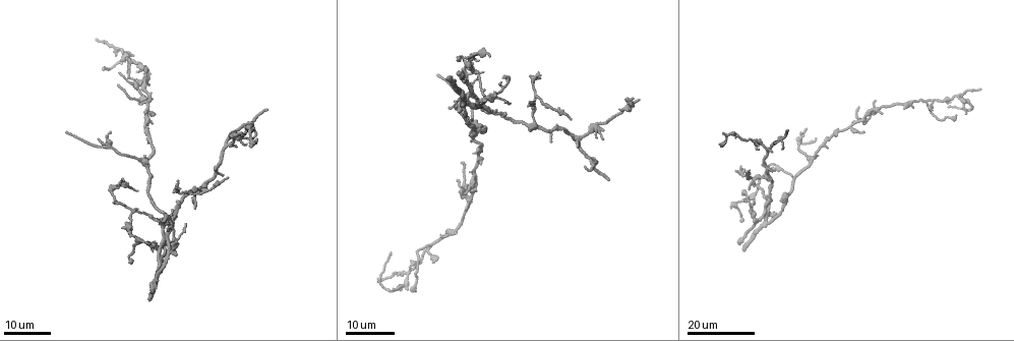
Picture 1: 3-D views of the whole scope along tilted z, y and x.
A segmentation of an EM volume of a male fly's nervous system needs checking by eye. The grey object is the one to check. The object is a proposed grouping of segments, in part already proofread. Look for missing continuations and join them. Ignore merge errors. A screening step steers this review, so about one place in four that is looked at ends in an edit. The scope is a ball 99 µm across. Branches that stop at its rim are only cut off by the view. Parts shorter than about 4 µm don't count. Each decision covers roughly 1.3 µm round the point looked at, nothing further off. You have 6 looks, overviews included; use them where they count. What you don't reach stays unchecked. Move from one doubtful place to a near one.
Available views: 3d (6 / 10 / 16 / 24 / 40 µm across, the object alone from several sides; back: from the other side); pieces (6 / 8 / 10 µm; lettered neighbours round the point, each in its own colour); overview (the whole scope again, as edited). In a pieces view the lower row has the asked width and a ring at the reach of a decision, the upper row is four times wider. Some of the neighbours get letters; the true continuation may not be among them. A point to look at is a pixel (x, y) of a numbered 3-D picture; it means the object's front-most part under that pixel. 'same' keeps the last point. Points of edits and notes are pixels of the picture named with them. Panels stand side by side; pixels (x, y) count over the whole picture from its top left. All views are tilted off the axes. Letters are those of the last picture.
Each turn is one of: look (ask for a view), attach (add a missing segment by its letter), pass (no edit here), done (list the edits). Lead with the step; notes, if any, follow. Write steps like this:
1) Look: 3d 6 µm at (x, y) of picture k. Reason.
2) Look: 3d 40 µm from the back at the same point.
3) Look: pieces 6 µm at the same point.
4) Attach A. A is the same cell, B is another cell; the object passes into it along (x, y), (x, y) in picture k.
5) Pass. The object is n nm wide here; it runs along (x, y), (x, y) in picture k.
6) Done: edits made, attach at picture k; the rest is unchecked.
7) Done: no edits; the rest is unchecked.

Look: 3d 24 µm at (136, 189) of picture 1. Free end.

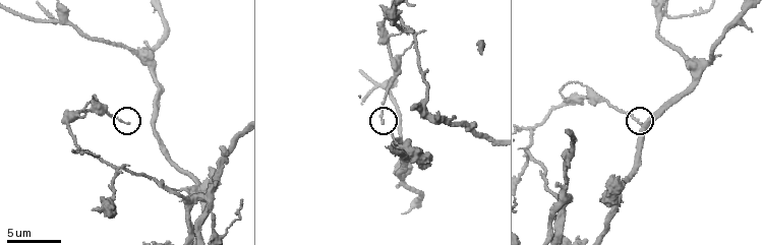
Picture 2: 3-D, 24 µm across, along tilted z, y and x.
Look: pieces 10 µm at (383, 119) of picture 2. See the neighbours.

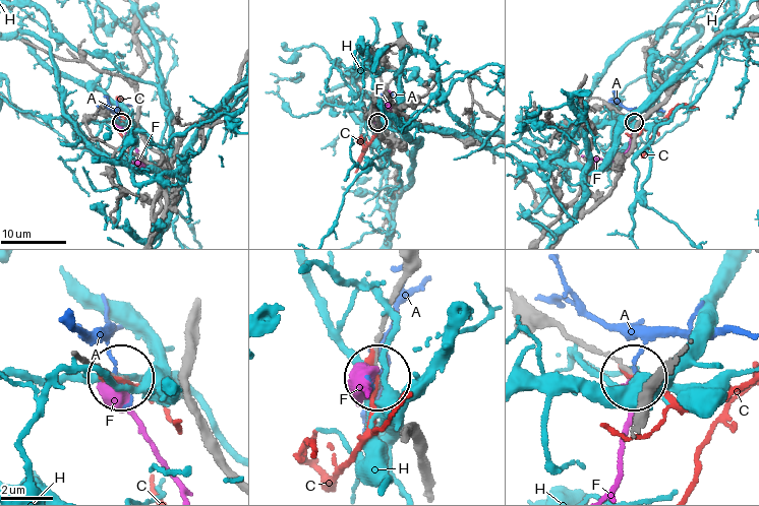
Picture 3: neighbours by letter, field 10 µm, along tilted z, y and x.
Pass. A, C, F and H are other cells; it runs along (404, 270), (375, 352), (376, 378) in picture 3; no lettered segment goes on from it.

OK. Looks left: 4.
Look: 3d 16 µm at (815, 137) of picture 1. An open end.

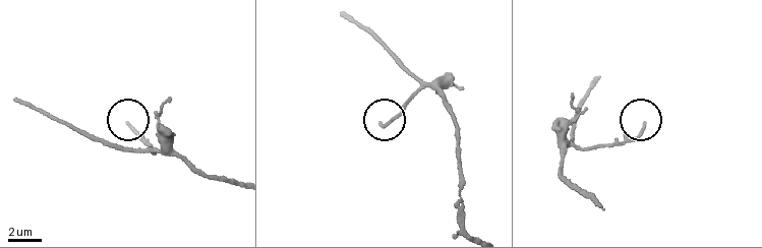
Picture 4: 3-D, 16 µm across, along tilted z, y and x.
Look: pieces 6 µm at (644, 123) of picture 4.

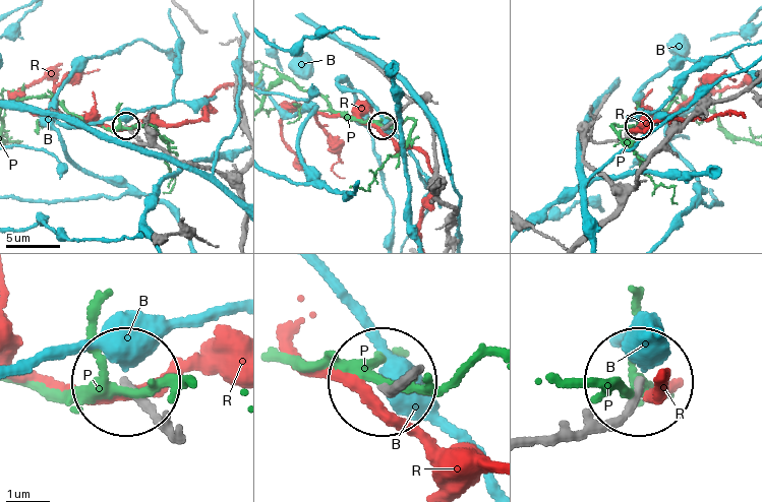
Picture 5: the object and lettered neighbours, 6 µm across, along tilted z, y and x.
Pass. The object is 150 nm wide here; B, P and R are other cells; it runs along (540, 444), (601, 430), (633, 389) in picture 5; none of them fits.

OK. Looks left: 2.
Look: 3d 16 µm at (875, 102) of picture 1. An open end.

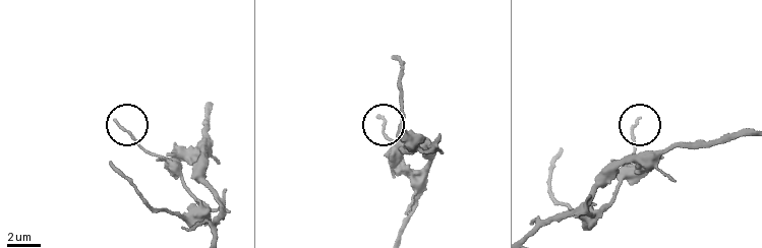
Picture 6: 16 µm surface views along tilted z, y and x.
Look: pieces 6 µm at (114, 119) of picture 6.

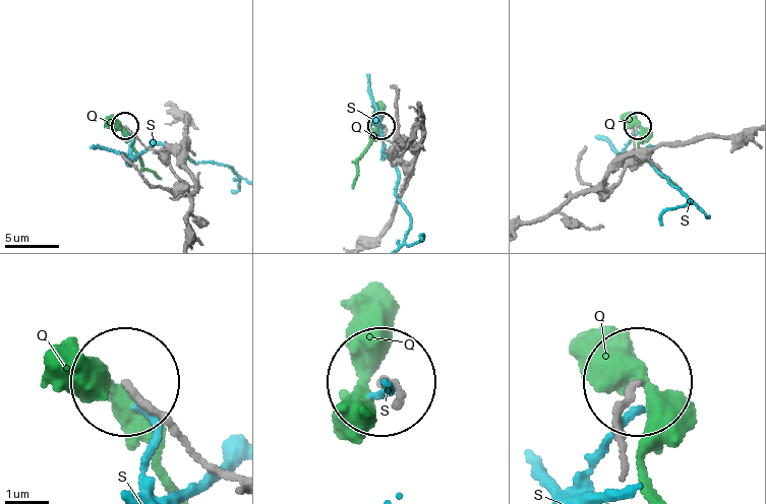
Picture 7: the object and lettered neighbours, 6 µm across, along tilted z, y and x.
Pass. Q and S are other cells; it runs along (233, 481), (129, 384) in picture 7; none of them fits.

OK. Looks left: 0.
Done: no edits; the rest is unchecked.

